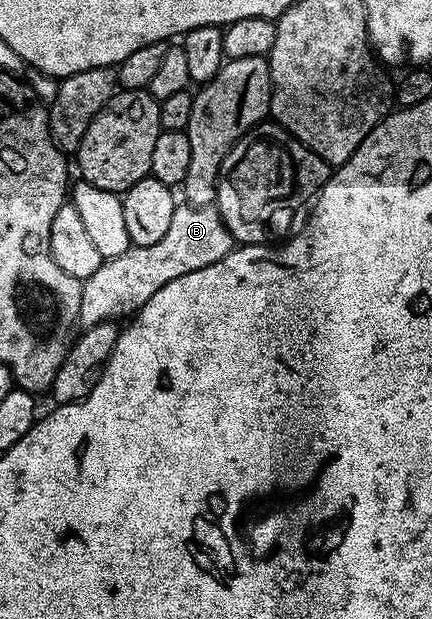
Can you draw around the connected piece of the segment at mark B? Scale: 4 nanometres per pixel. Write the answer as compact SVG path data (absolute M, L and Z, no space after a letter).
M178 204L175 215L171 215L171 227L167 227L167 235L163 235L159 243L151 243L151 247L133 245L123 251L123 255L102 260L99 271L95 271L91 279L81 282L78 322L88 327L117 317L128 318L145 306L159 287L167 287L167 283L179 279L179 275L219 263L234 245L229 228L213 205Z

